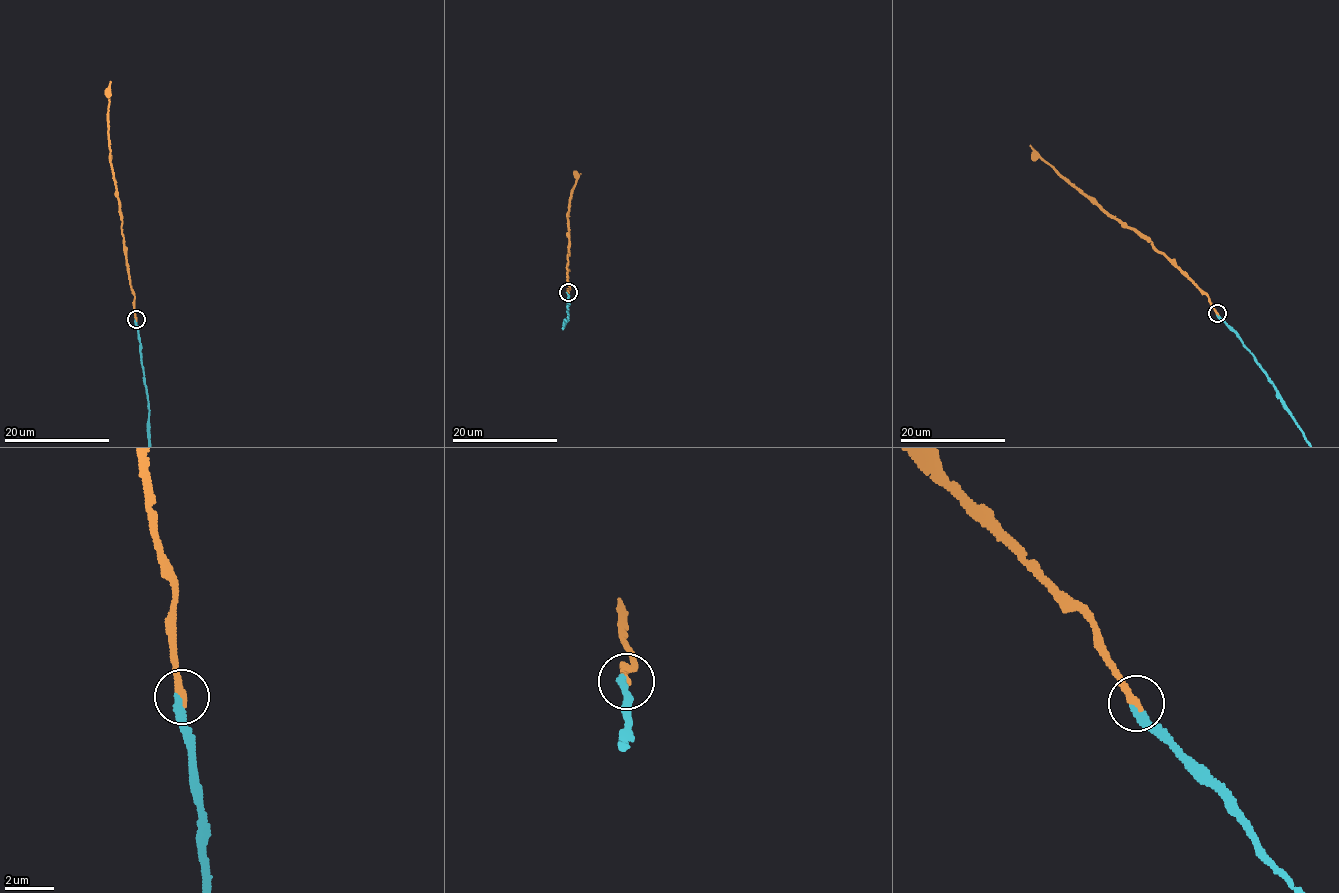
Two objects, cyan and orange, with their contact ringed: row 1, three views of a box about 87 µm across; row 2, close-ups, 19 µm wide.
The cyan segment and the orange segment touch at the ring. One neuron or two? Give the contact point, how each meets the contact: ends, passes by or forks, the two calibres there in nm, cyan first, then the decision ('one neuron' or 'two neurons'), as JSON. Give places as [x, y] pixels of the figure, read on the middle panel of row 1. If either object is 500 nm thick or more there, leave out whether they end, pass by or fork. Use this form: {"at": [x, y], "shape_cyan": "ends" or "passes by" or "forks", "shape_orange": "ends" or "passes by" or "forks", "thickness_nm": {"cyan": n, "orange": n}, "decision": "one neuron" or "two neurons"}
{"at": [568, 292], "shape_cyan": "ends", "shape_orange": "ends", "thickness_nm": {"cyan": 320, "orange": 280}, "decision": "one neuron"}

